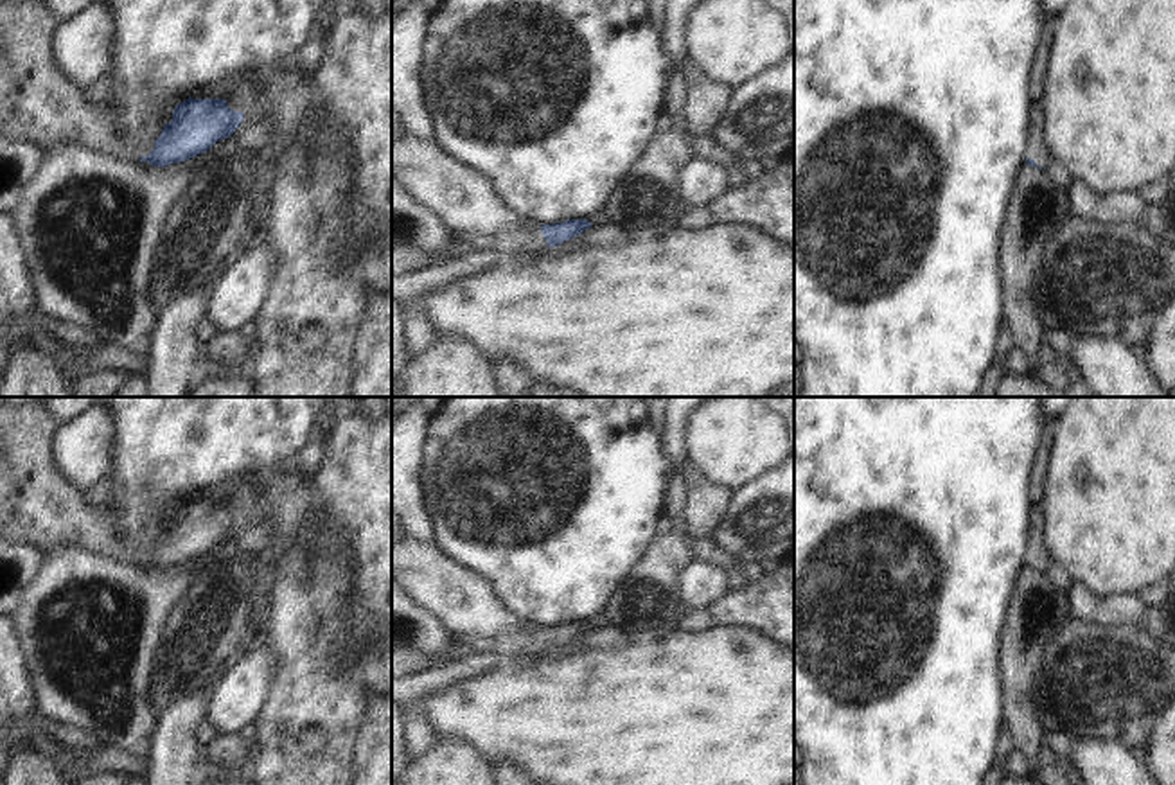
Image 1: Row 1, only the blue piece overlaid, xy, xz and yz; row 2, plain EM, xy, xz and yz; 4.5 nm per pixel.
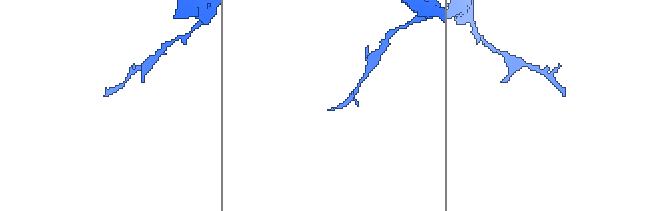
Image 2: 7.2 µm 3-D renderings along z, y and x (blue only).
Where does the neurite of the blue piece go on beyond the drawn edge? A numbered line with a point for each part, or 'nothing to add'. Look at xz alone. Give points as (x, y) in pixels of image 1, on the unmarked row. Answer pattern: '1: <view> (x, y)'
1: xz (527, 640)

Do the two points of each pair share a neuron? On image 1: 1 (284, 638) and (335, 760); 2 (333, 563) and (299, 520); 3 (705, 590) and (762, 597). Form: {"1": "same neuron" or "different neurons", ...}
{"1": "same neuron", "2": "same neuron", "3": "different neurons"}

